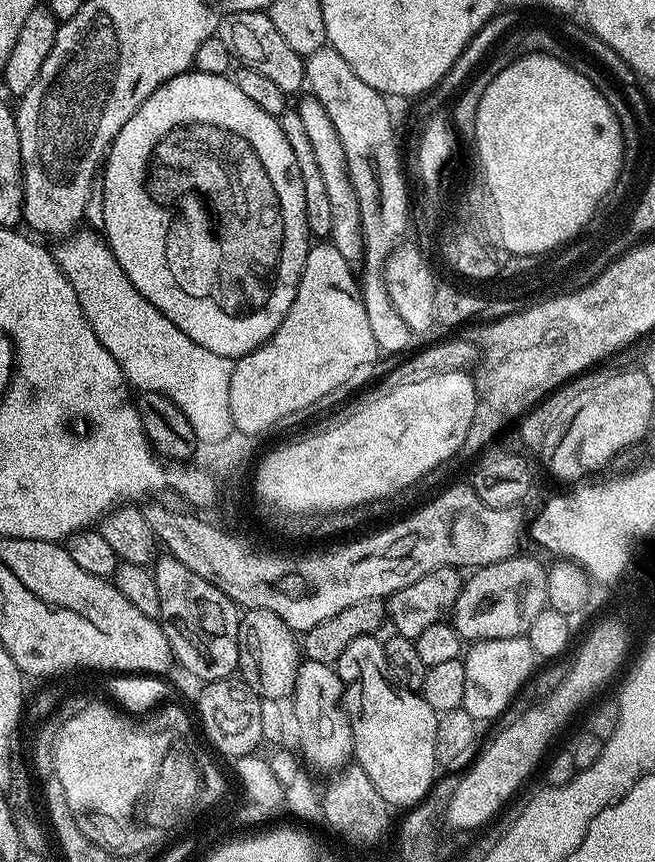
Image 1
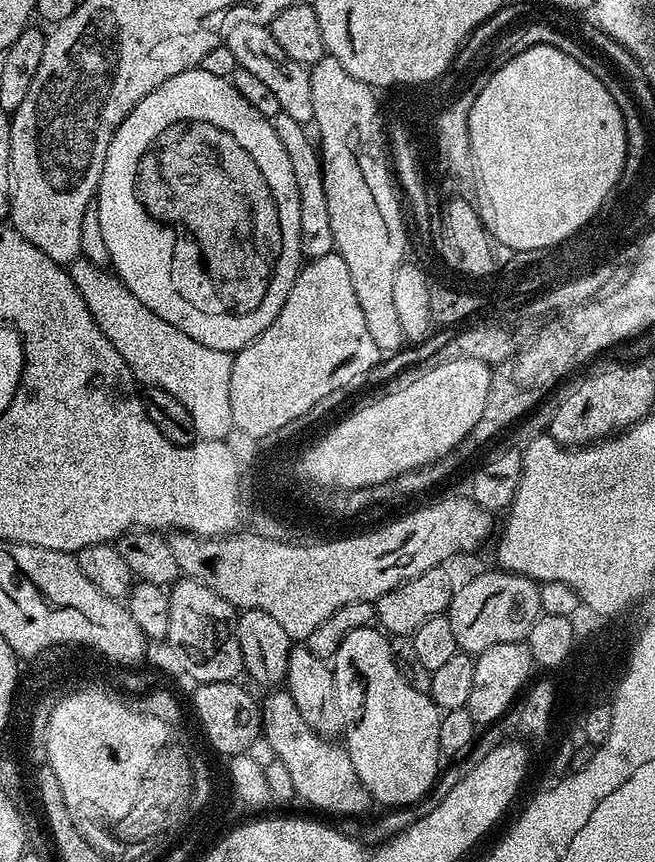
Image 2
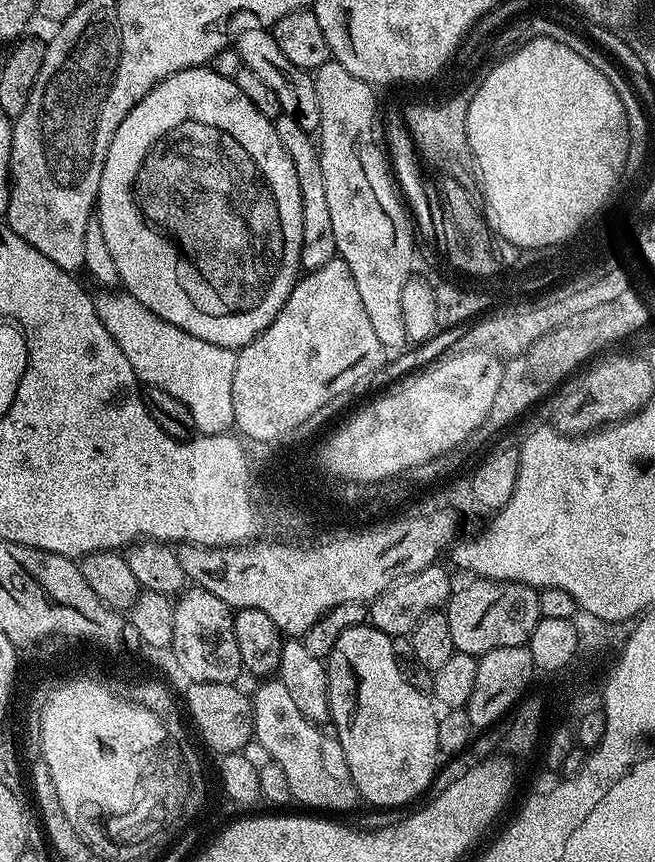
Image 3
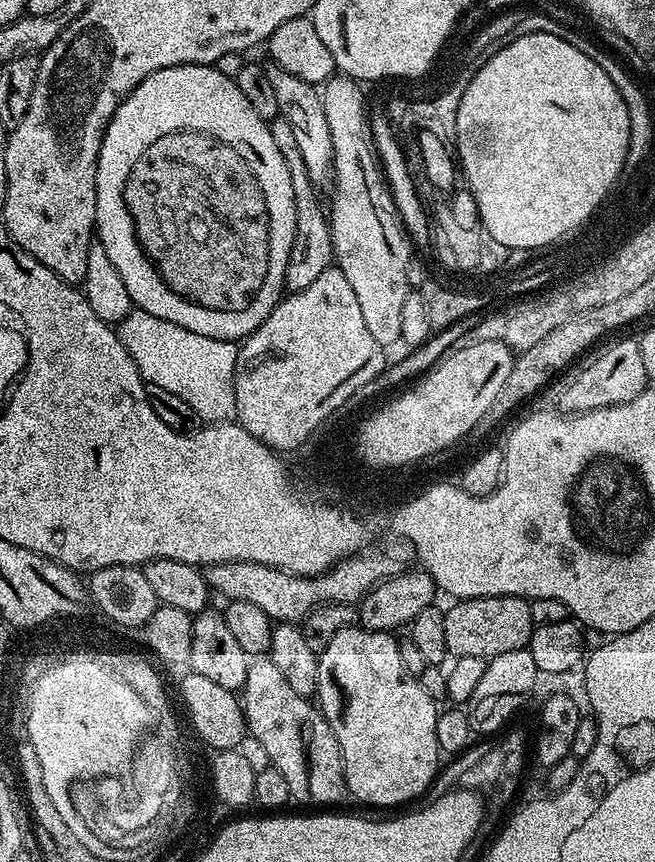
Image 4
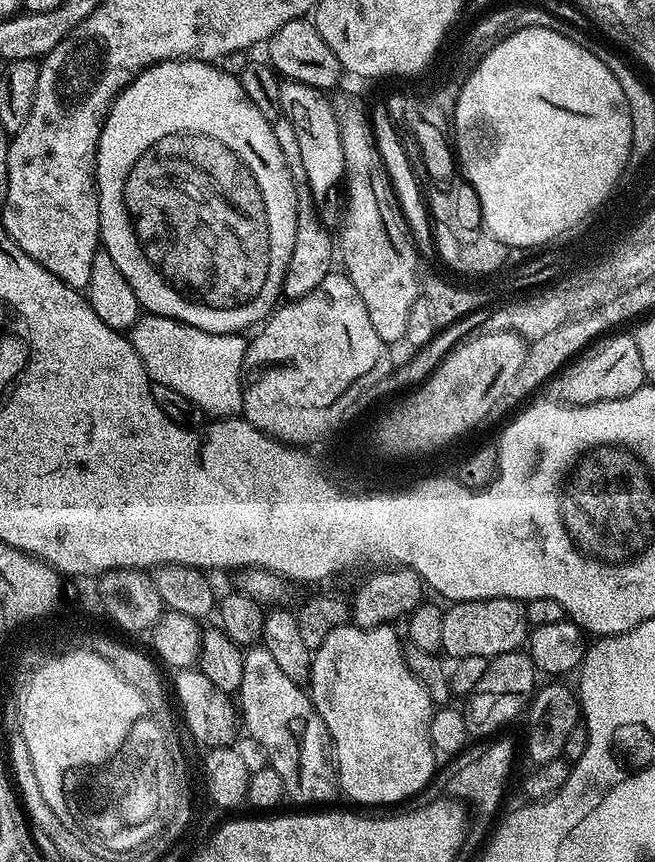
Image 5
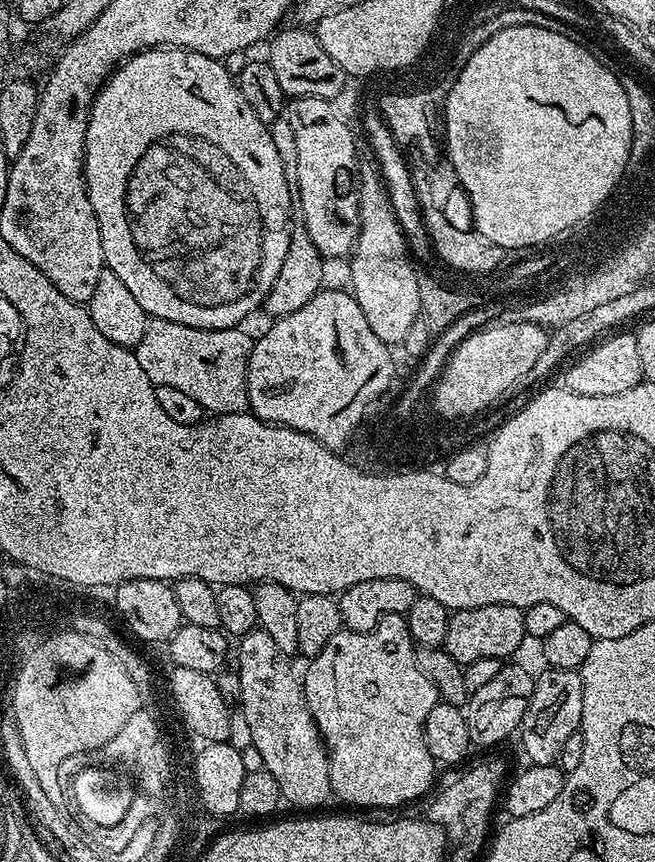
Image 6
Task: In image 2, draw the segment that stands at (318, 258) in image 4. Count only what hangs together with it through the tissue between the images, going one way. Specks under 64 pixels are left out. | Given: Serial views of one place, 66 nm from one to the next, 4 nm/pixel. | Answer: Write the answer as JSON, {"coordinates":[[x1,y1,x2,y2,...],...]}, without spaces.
{"coordinates":[[281,115,273,121,275,133,278,134,282,146,290,157,294,169,295,185,298,186,300,250,308,260,317,260,335,249,334,230,330,230,329,203,326,202,326,190,322,177,322,164,315,145,310,144,305,132,305,127,291,120,286,115]]}

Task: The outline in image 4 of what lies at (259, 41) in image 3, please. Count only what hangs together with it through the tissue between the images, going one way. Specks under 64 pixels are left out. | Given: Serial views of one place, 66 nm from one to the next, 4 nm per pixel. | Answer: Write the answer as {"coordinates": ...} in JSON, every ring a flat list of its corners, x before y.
{"coordinates":[[269,63,266,67,266,78,274,86,274,94,278,98,280,116,294,130,294,139,298,142,298,150,302,150,302,160,306,162,306,172,310,174,313,184,323,186,329,183,332,171,332,139,330,138,330,125,326,120,323,109,321,93,317,85,302,82,302,78,294,78,278,65]]}

